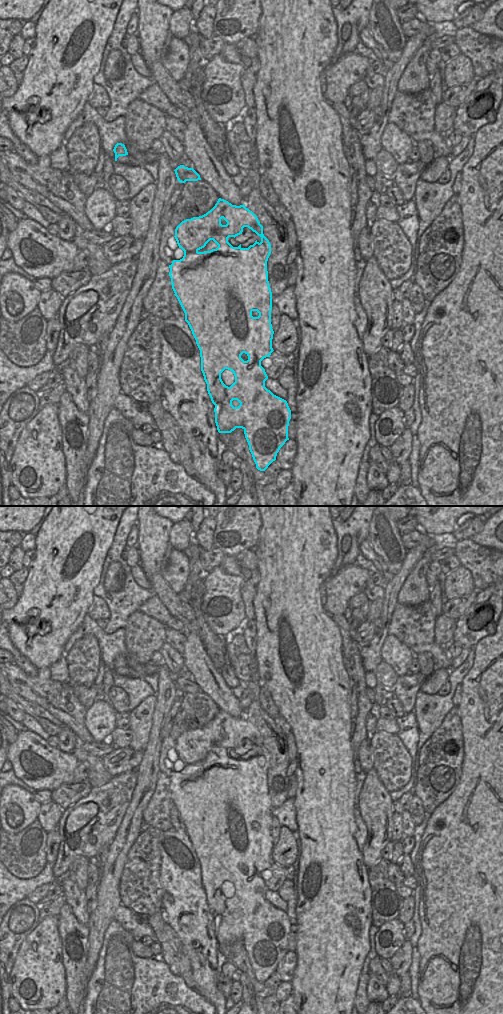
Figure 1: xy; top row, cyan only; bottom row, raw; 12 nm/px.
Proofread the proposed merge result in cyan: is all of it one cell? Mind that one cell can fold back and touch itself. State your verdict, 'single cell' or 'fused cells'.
fused cells

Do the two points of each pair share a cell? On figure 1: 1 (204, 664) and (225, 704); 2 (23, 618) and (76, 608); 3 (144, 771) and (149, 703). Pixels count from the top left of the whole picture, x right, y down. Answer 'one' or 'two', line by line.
1: one
2: one
3: two

